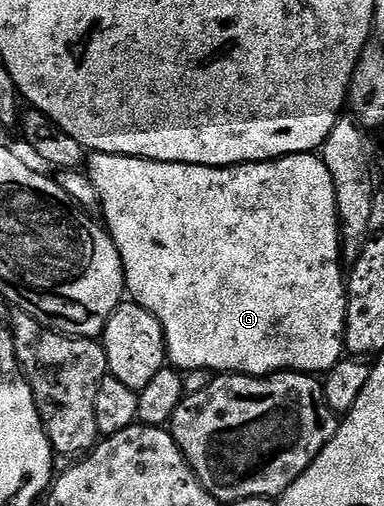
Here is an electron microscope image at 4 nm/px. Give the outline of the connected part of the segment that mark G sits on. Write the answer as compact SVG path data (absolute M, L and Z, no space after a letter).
M96 151L86 156L85 171L90 175L99 194L103 206L101 219L105 230L117 245L123 276L127 282L126 294L146 311L153 313L153 317L157 317L167 342L170 366L183 373L211 371L210 373L273 375L276 371L285 370L325 373L344 358L347 279L339 249L337 197L333 193L333 177L329 177L329 169L325 169L318 154L287 155L284 159L270 159L267 163L239 163L236 167L202 167Z

